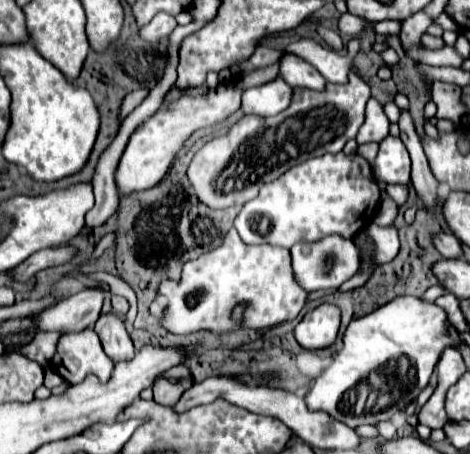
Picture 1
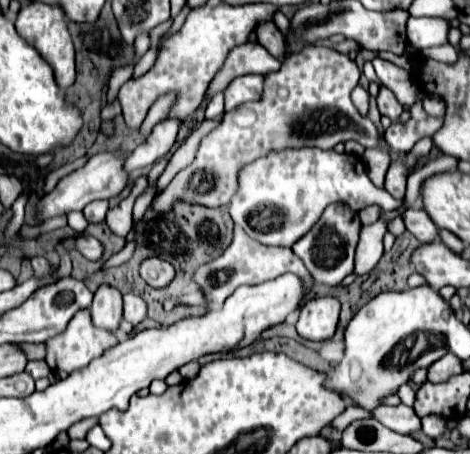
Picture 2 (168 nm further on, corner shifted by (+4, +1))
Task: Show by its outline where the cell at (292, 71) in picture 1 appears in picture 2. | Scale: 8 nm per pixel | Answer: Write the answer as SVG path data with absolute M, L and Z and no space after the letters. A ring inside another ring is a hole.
M264 21L262 25L258 25L258 29L254 29L258 43L264 45L274 57L284 59L286 57L286 43L284 37L280 33L280 29L272 23L272 21Z

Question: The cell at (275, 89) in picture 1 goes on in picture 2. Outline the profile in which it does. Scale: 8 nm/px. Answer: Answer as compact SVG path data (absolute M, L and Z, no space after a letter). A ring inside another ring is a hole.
M242 75L230 81L224 89L226 111L242 105L242 101L256 101L262 95L262 75Z

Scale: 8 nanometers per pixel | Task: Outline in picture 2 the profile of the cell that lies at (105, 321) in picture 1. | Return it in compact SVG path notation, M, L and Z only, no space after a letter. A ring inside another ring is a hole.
M100 285L94 293L90 313L96 327L116 331L122 321L122 293L112 285Z

